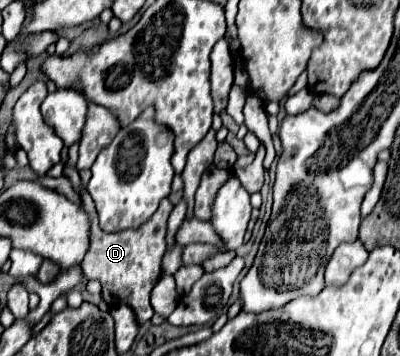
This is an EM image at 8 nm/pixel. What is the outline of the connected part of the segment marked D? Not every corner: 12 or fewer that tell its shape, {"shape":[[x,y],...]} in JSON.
{"shape":[[91,195],[91,247],[81,261],[105,303],[125,303],[139,323],[161,277],[167,219],[163,199],[139,229],[105,233]]}

